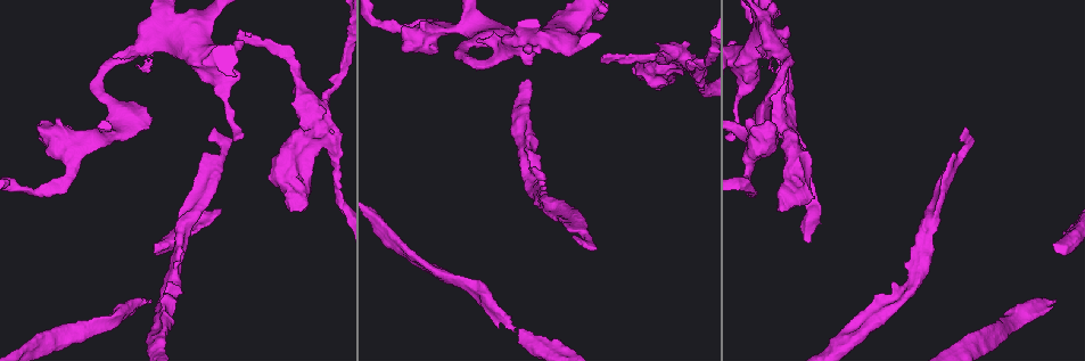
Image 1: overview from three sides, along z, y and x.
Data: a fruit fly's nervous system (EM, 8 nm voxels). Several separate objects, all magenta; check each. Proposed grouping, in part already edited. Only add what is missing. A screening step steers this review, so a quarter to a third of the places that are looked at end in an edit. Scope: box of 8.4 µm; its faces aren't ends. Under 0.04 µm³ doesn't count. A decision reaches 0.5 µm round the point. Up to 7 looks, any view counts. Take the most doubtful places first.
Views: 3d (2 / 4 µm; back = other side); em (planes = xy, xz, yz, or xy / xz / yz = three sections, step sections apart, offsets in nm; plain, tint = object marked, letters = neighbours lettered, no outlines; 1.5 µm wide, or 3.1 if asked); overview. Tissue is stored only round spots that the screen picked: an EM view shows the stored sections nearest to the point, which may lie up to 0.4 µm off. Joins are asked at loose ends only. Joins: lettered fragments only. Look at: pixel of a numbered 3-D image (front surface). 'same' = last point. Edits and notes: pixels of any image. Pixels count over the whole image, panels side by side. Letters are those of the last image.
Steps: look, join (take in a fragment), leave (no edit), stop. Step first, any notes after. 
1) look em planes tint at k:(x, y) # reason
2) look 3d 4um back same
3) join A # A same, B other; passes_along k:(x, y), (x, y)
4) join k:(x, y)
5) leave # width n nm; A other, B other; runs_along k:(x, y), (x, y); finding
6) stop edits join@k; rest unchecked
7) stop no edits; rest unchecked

look em yz step 4 letters at 1:(152, 122) # branch stops here

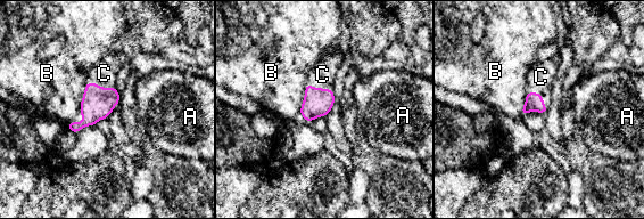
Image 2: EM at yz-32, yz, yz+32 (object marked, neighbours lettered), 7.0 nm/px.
join C # A other, B other, C same; it goes on there

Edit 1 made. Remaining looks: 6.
look em planes letters at 1:(1057, 252) # free end

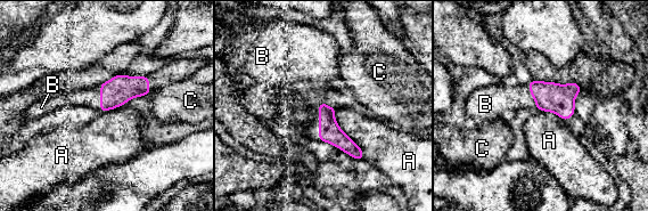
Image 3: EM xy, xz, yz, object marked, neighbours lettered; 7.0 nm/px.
join B # A other, B same, C other; passes_along 3:(552, 97), (532, 96), (498, 102); the cell continues

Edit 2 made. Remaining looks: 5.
look em planes letters at 1:(786, 41) # branch stops here

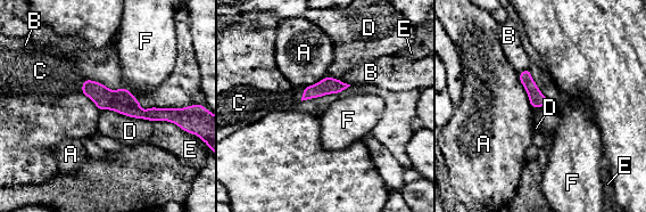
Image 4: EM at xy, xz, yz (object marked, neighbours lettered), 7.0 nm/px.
join C # A other, B other, C same, D other, E other, F other; it goes on there

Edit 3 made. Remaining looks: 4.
stop edits join@2, join@3, join@4; rest unchecked

